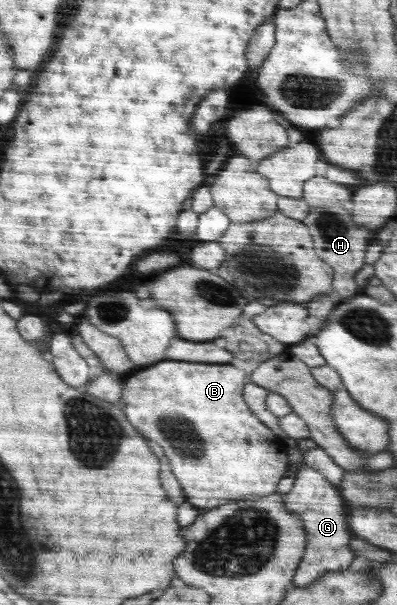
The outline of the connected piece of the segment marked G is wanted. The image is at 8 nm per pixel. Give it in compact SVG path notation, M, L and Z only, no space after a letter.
M304 466L295 475L294 485L290 488L290 492L284 495L284 499L286 508L302 520L306 538L309 539L305 556L302 557L301 564L294 573L294 587L306 588L317 582L324 574L340 572L348 568L354 558L348 546L352 539L349 532L349 508L342 494L338 492L337 486L328 482L324 474L318 470Z

